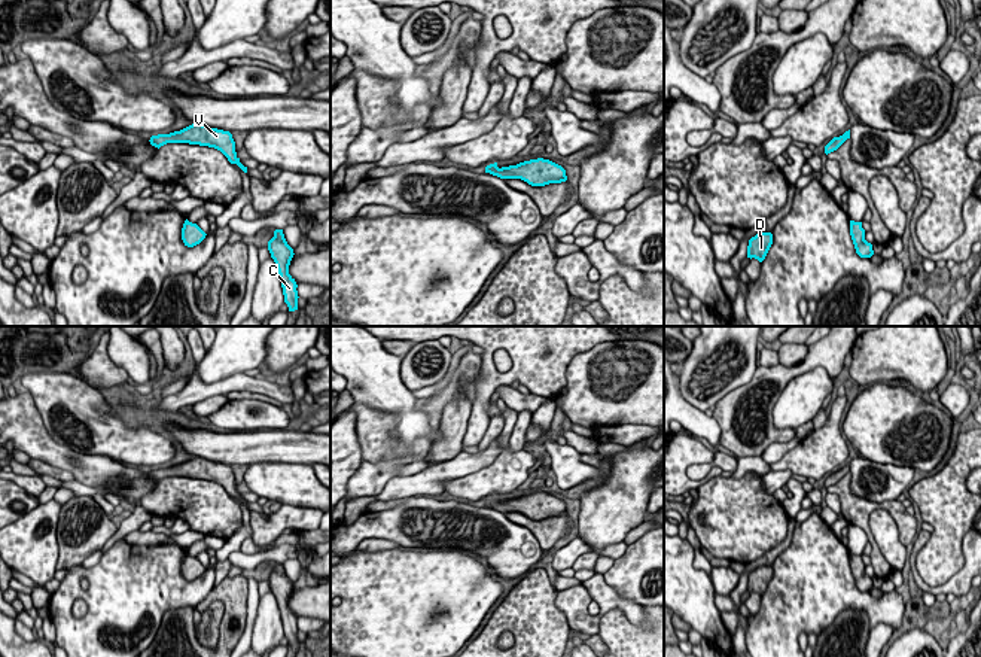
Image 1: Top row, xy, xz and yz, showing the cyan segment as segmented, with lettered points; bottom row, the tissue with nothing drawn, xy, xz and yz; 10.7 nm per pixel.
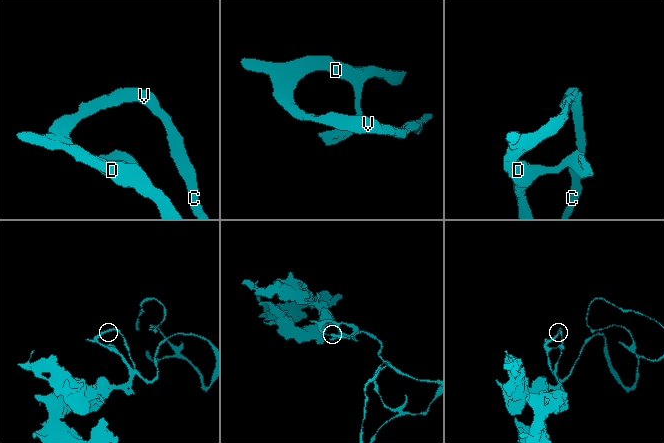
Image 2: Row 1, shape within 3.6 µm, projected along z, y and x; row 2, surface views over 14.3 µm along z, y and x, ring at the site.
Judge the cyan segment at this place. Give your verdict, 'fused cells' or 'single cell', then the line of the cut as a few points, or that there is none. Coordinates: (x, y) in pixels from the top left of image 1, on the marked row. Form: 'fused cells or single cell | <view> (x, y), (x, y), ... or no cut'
single cell | no cut

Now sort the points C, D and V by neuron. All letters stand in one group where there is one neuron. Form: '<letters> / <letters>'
C D V

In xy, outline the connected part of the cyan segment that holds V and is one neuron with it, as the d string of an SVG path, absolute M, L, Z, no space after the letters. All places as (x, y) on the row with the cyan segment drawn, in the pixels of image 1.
M192 124L180 131L152 136L149 142L158 149L167 143L189 143L214 147L220 150L231 164L237 164L244 173L247 173L247 167L244 167L237 156L235 142L229 131L210 128L202 124Z

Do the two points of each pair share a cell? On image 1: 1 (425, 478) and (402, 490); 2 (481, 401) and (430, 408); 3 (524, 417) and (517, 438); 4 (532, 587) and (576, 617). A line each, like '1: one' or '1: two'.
1: one
2: two
3: one
4: two

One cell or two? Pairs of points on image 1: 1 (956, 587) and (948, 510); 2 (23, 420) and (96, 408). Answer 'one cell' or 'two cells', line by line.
1: two cells
2: two cells

